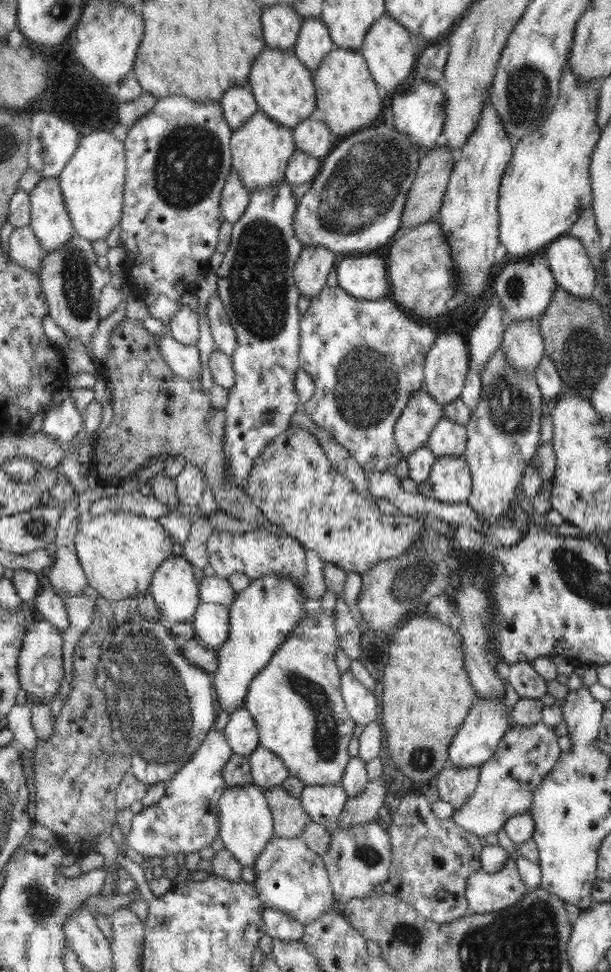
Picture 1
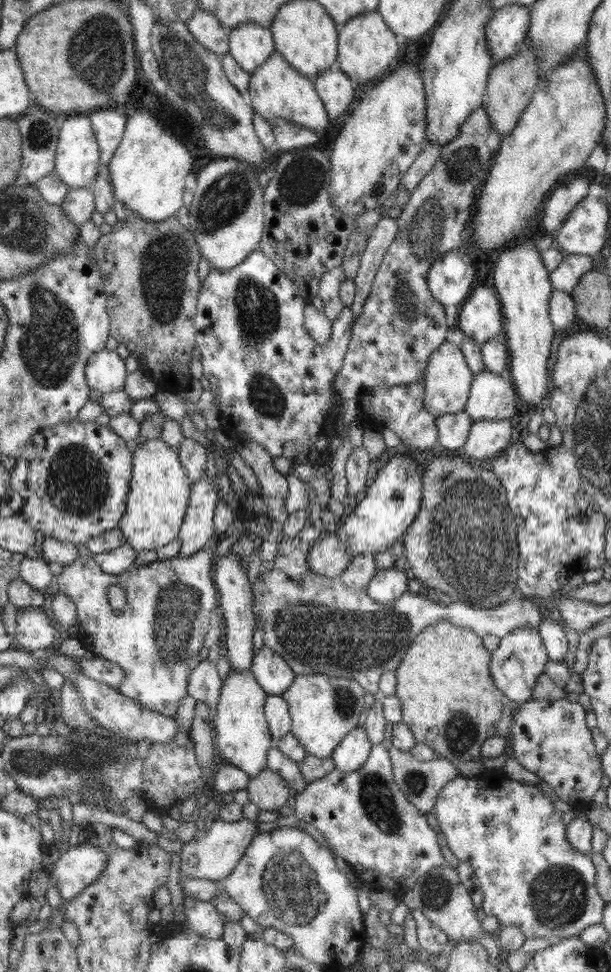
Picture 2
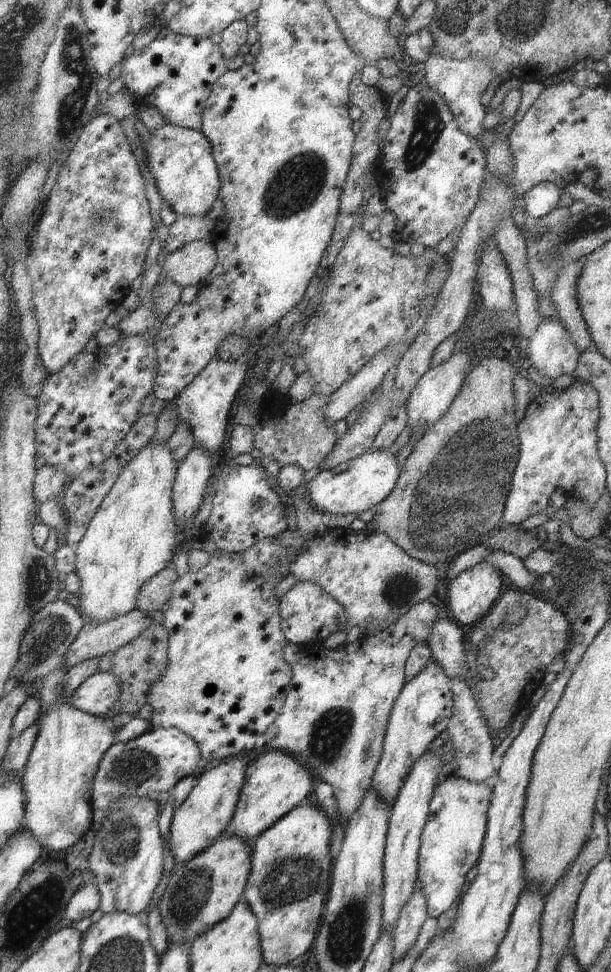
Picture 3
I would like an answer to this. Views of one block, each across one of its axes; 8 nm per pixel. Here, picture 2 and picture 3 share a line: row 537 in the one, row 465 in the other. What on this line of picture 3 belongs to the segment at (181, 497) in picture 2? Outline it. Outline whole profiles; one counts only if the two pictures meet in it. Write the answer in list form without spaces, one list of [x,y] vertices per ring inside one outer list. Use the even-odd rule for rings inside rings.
[[[149,442],[136,456],[124,465],[118,480],[100,503],[89,522],[84,538],[74,547],[76,555],[75,573],[80,578],[81,616],[89,622],[114,620],[136,609],[136,597],[140,588],[155,574],[172,564],[174,549],[180,537],[174,524],[172,508],[172,486],[176,478],[176,460],[166,442]]]

